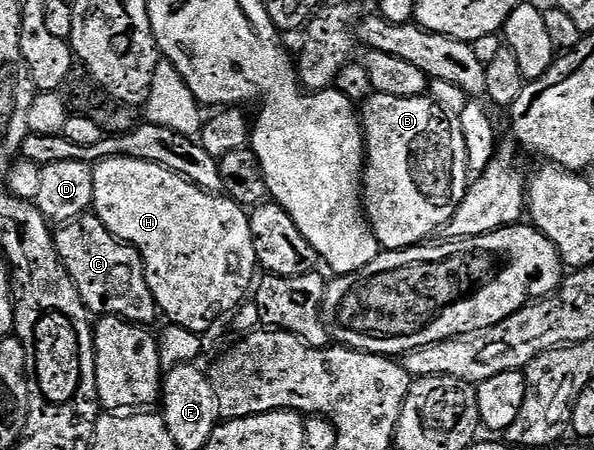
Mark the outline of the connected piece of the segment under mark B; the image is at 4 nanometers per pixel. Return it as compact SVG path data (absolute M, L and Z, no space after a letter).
M375 93L361 104L360 122L366 137L364 206L379 248L382 251L405 251L407 247L425 244L429 235L441 232L449 223L464 201L472 179L459 120L426 95L388 97Z

